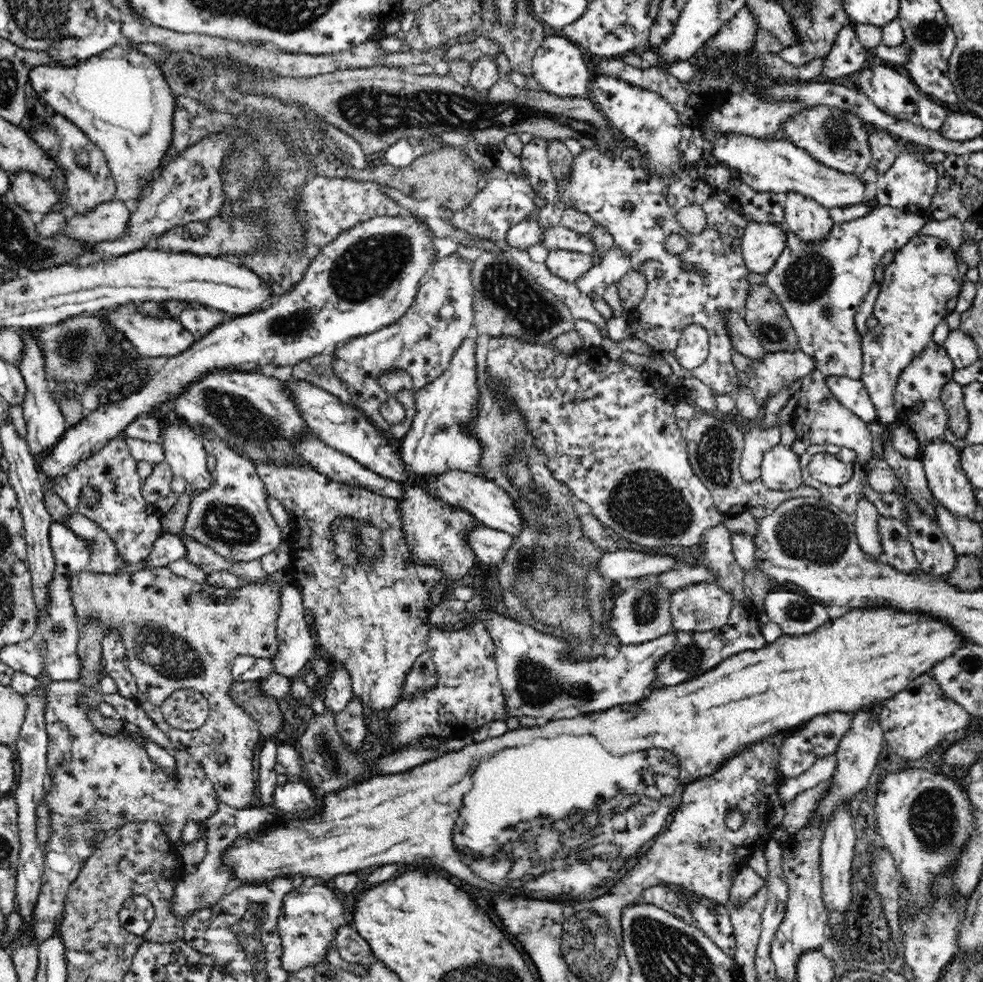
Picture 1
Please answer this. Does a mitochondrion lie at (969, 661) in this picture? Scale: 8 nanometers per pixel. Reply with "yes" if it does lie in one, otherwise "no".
yes

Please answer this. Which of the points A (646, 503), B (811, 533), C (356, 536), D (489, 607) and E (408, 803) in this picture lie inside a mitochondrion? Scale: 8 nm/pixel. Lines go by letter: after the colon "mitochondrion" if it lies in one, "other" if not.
A: mitochondrion
B: mitochondrion
C: mitochondrion
D: other
E: other

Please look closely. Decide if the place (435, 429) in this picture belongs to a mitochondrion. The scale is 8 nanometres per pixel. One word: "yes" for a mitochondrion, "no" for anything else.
yes

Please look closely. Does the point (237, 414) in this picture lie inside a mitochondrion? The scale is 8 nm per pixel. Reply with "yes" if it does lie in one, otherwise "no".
yes

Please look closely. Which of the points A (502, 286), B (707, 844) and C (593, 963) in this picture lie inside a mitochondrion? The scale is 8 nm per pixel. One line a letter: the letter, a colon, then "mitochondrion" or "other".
A: mitochondrion
B: mitochondrion
C: mitochondrion

